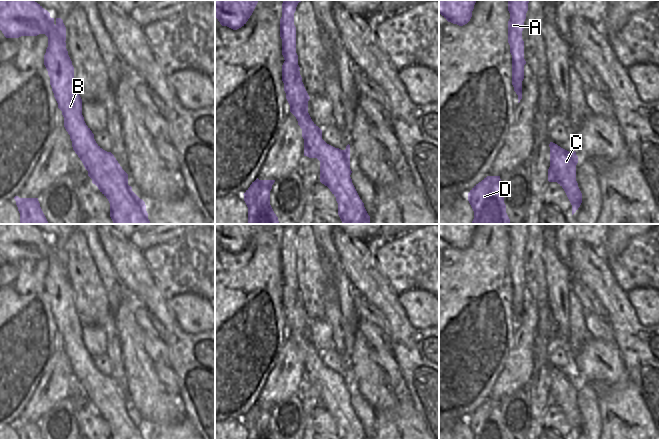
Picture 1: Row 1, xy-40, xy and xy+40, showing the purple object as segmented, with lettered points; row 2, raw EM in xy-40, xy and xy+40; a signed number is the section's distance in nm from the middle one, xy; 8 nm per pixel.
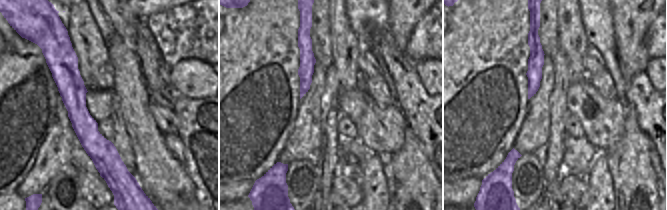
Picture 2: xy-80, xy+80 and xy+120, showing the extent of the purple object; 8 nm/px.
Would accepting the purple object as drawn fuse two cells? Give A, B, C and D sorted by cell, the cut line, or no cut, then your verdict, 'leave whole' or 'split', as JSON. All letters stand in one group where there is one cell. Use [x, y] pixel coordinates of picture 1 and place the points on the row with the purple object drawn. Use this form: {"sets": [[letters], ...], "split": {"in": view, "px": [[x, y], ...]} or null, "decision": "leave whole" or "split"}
{"sets": [["A", "D"], ["B", "C"]], "split": {"in": "xy", "px": [[285, 60], [290, 62], [298, 72]]}, "decision": "split"}

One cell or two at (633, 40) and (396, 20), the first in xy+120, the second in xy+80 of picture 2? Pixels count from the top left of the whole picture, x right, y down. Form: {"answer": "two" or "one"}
{"answer": "one"}

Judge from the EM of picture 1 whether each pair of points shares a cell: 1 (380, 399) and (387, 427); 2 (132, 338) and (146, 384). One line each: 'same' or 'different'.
1: different
2: same

